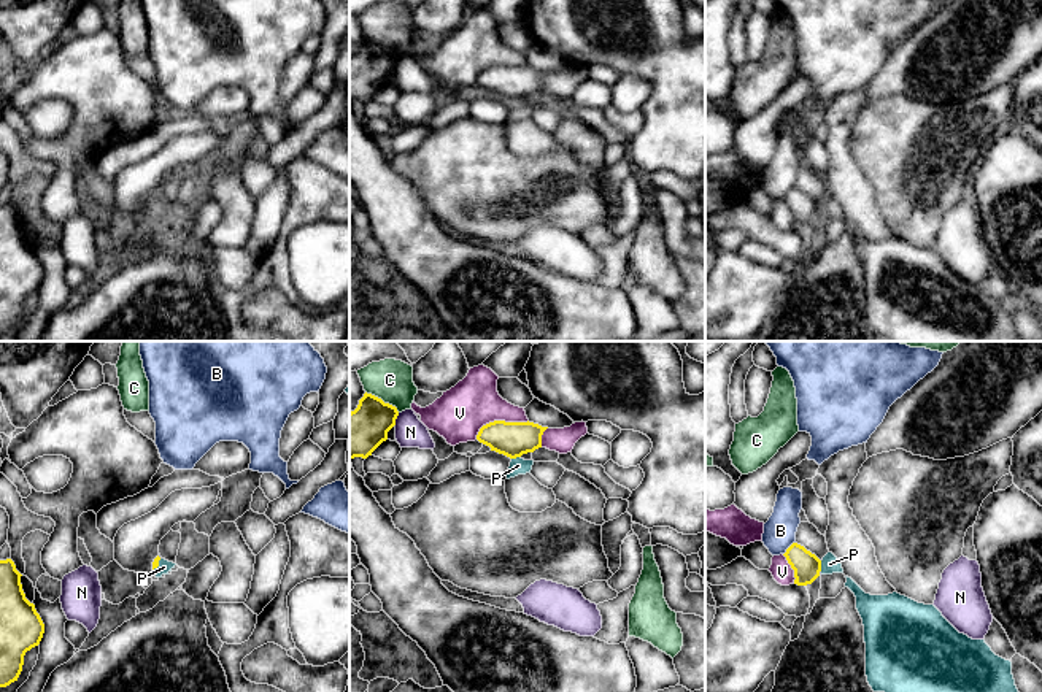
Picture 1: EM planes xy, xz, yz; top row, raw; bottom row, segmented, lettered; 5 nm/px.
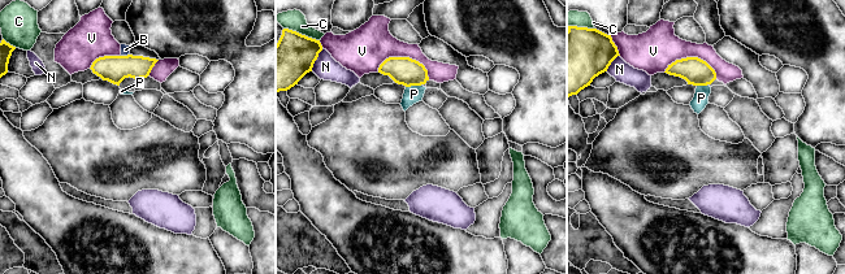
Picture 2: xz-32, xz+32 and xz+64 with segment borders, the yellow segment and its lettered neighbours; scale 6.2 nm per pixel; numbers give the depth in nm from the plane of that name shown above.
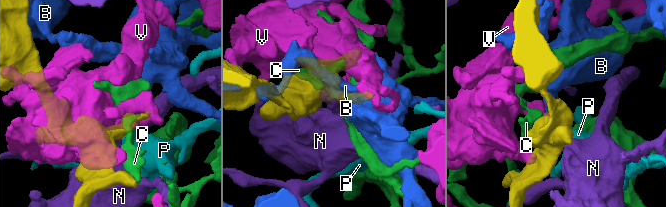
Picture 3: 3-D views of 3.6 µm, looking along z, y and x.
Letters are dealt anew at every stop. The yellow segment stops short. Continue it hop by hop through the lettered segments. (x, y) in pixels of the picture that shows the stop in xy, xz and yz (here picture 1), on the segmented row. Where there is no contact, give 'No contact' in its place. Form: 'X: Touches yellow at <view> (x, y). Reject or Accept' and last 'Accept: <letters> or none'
B: Touches yellow at yz (788, 548). Reject
C: Touches yellow at xz (382, 400). Reject
N: Touches yellow at xz (396, 418). Reject
P: Touches yellow at yz (820, 565). Reject
V: Touches yellow at xz (499, 421). Reject
Accept: none

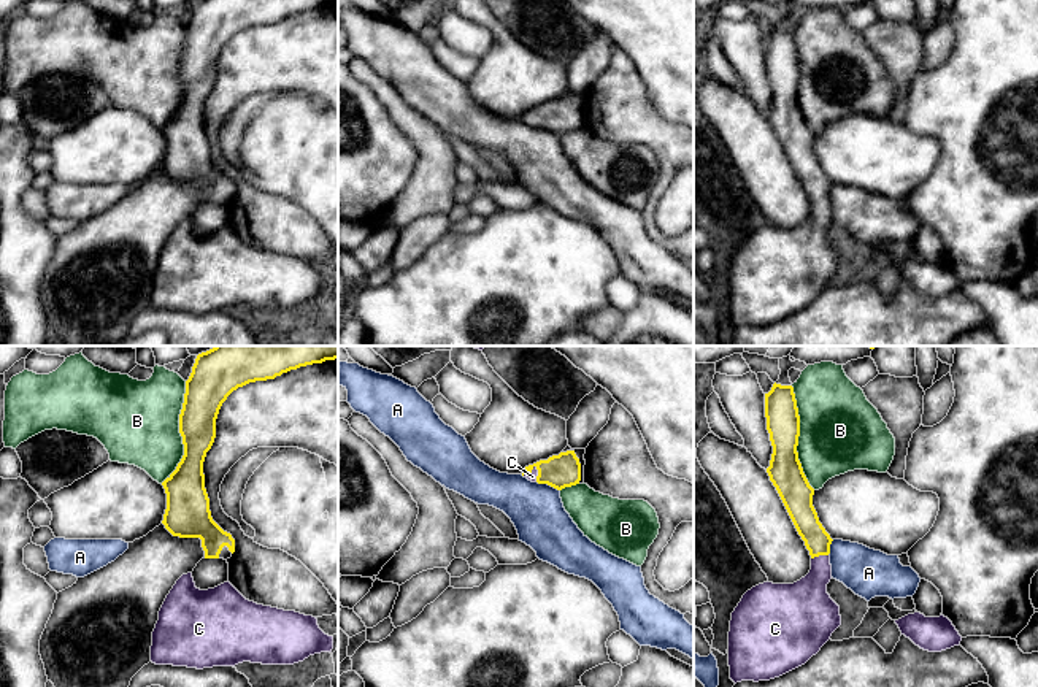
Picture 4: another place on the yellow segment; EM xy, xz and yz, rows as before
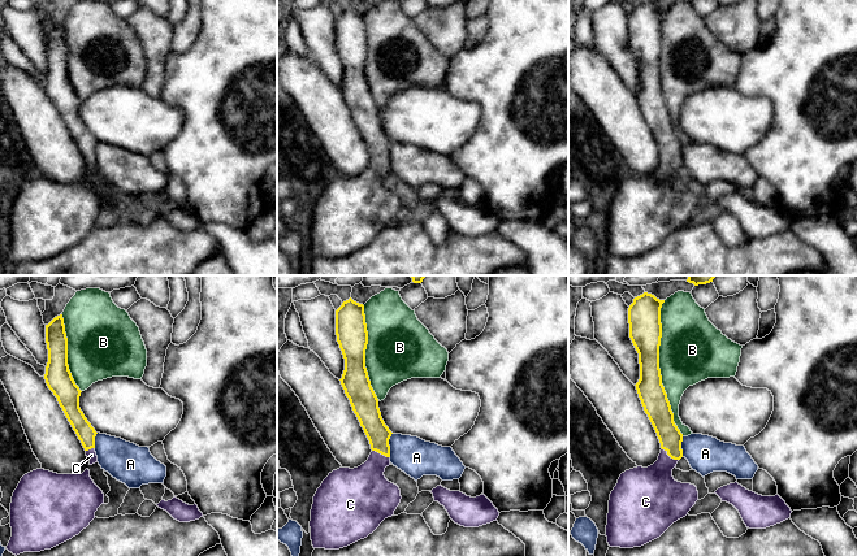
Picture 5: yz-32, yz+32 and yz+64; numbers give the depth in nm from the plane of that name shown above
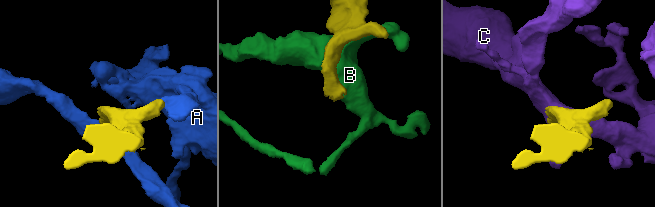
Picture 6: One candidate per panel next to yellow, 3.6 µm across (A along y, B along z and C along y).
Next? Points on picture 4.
A: Touches yellow at xz (548, 484). Reject
B: Touches yellow at xy (180, 432). Reject
C: Touches yellow at yz (819, 554). Accept
Accept: C

